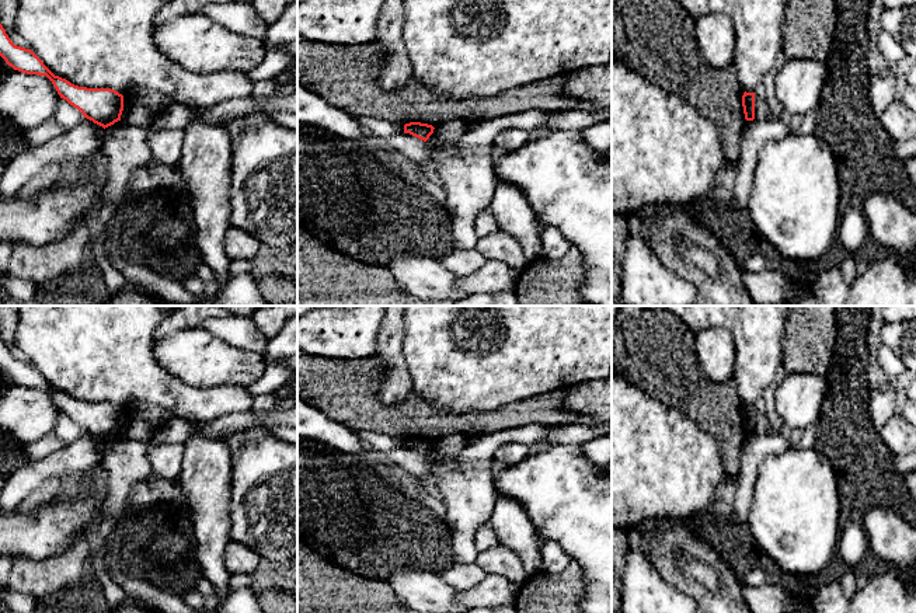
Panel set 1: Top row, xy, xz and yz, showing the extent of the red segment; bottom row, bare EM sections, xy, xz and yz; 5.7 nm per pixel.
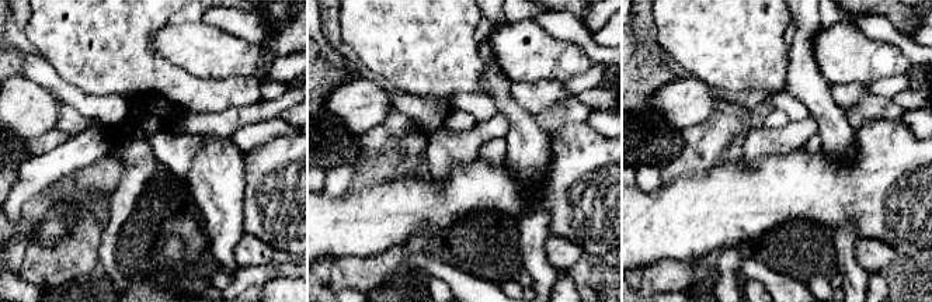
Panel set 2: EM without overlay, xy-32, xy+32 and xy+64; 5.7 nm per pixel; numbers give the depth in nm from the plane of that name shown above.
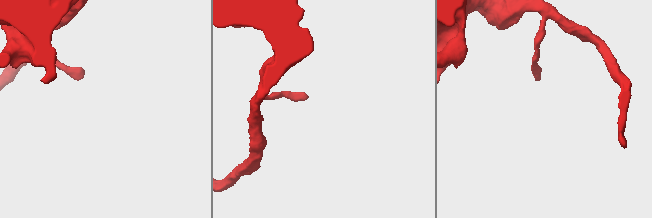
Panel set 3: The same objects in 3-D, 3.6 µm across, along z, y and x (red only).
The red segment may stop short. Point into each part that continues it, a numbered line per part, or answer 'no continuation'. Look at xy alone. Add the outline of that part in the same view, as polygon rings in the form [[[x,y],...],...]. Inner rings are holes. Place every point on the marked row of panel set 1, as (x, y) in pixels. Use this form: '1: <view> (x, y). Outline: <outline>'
no continuation

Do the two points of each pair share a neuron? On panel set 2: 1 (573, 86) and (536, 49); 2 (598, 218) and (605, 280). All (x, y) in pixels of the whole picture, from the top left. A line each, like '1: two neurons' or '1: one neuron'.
1: two neurons
2: two neurons

